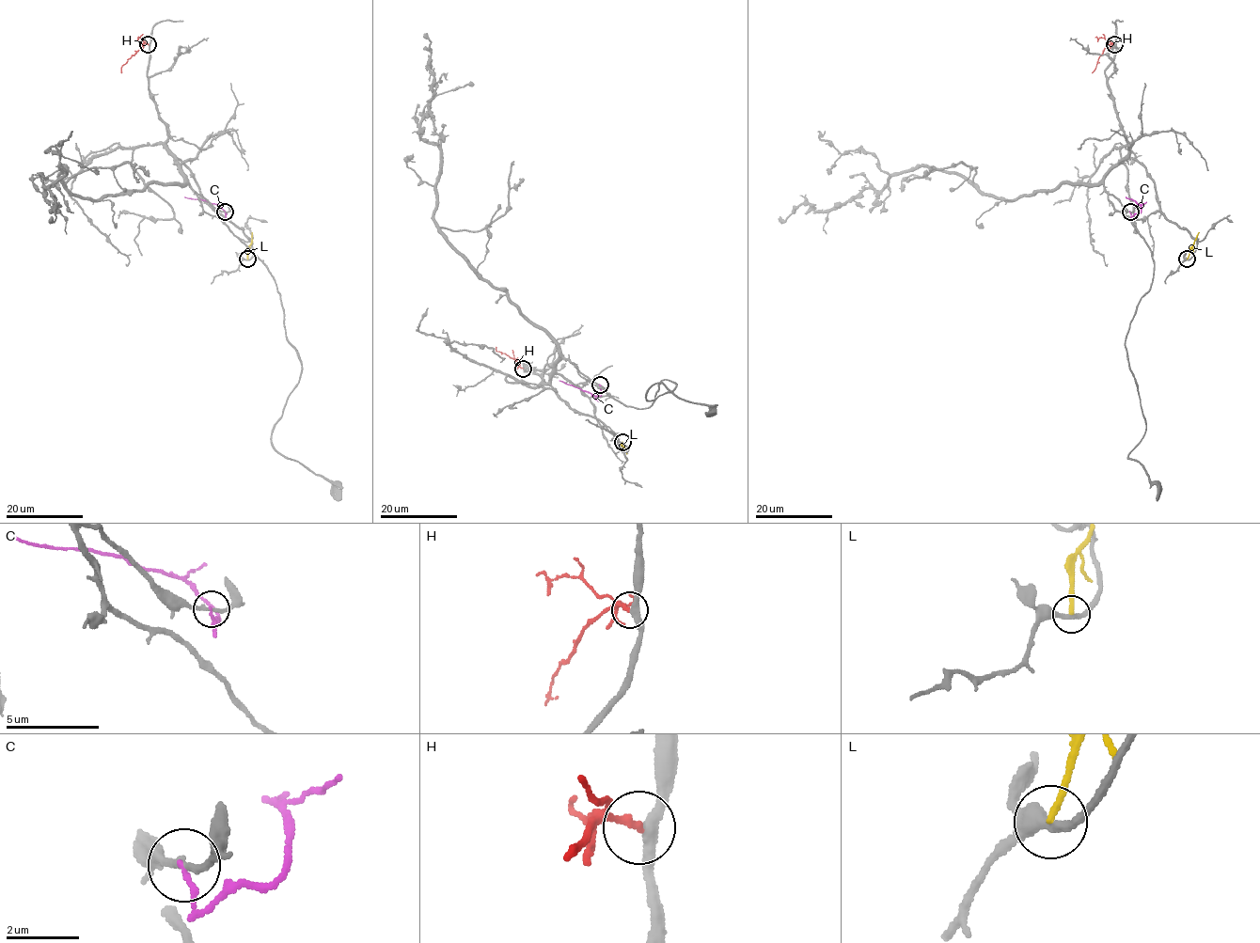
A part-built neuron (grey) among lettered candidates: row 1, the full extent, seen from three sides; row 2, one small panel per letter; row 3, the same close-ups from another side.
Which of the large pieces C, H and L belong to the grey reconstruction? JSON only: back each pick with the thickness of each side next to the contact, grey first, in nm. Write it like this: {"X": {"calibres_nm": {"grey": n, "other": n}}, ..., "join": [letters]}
{"H": {"calibres_nm": {"grey": 320, "other": 190}}, "join": ["H"]}

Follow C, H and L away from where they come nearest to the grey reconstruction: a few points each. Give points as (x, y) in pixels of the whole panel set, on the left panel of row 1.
C: (225, 212), (225, 215), (219, 206), (184, 196)
H: (149, 44), (144, 43), (129, 58), (121, 67), (121, 72)
L: (247, 259), (252, 232)

